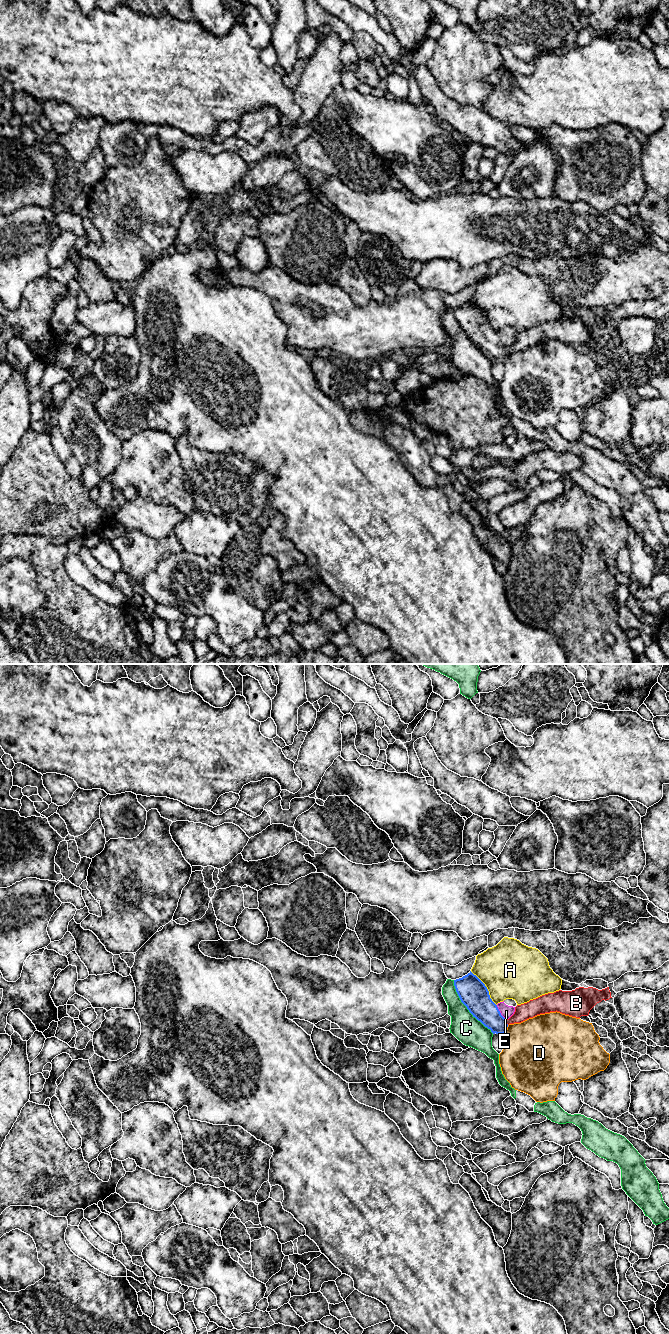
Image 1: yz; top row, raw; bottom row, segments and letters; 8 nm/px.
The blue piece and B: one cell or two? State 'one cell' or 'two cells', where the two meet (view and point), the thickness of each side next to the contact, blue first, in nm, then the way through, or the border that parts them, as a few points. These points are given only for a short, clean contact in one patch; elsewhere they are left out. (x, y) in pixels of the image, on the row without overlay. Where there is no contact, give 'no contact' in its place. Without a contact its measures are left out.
one cell | yz (505, 350) | 200/130 nm | across yz (480, 333), (497, 350), (505, 350), (532, 336)

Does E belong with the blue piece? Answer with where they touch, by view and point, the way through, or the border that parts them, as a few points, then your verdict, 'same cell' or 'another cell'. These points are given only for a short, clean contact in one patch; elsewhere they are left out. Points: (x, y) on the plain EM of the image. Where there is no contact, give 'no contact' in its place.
contact yz (499, 340); border yz (496, 333), (500, 342), (505, 347); another cell

